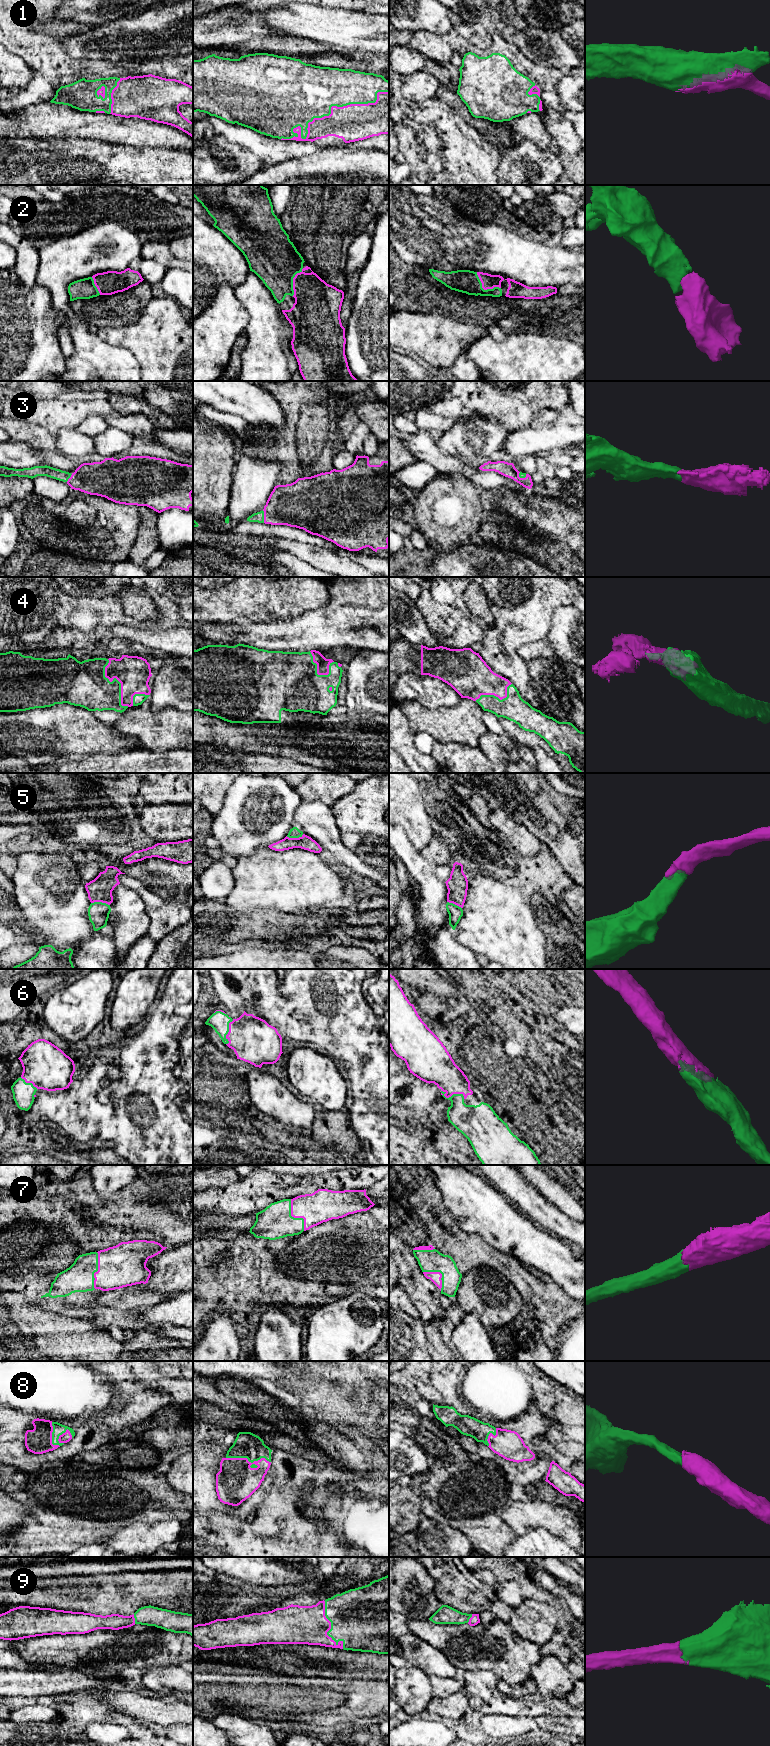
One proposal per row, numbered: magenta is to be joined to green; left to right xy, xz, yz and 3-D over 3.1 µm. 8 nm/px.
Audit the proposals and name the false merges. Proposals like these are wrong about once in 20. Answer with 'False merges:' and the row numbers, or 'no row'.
False merges: no row

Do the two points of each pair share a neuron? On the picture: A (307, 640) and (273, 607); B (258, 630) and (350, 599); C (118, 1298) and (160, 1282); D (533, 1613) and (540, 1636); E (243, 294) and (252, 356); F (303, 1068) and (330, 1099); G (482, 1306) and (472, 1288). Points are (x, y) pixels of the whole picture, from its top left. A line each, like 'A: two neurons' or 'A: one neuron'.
A: two neurons
B: one neuron
C: two neurons
D: one neuron
E: one neuron
F: one neuron
G: one neuron

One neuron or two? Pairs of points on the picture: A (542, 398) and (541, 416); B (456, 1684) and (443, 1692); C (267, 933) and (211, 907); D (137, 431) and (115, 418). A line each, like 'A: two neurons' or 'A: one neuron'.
A: two neurons
B: one neuron
C: one neuron
D: one neuron

